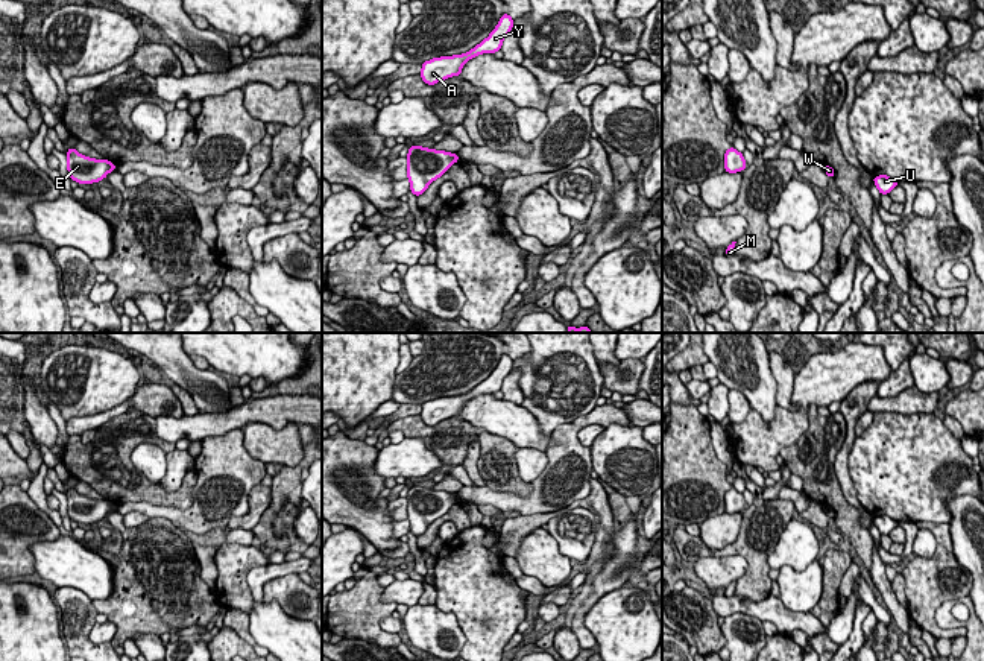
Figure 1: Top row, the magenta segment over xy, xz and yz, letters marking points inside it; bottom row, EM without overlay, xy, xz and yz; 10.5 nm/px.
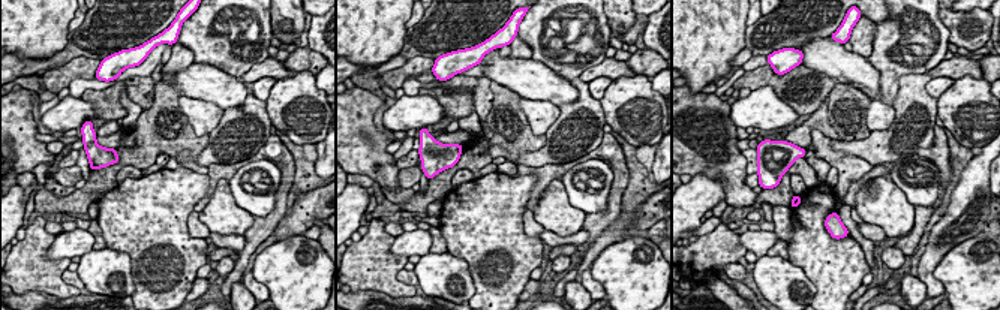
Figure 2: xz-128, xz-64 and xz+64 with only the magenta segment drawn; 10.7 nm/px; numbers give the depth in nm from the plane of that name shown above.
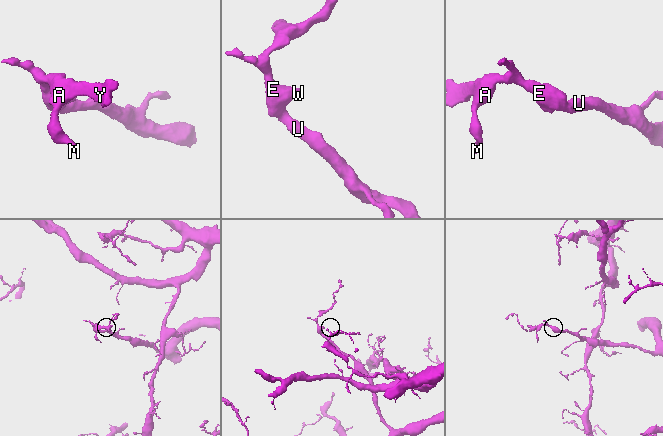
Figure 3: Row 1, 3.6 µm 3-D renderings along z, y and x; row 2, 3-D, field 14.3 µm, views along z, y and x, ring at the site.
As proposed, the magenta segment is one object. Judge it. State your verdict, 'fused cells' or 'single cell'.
single cell

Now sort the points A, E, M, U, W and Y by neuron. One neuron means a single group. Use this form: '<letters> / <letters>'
A E M U W Y

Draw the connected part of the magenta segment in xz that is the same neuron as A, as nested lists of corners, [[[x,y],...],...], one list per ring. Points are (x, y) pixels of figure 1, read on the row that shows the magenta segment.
[[[503,14],[497,27],[490,35],[477,44],[472,50],[463,55],[440,56],[425,61],[421,70],[421,77],[427,85],[436,85],[437,82],[451,76],[460,76],[466,61],[481,53],[495,53],[501,50],[503,40],[510,33],[513,27],[513,18],[509,14]]]

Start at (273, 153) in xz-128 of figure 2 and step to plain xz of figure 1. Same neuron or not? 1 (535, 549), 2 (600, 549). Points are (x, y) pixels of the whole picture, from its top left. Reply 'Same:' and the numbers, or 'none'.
Same: 2

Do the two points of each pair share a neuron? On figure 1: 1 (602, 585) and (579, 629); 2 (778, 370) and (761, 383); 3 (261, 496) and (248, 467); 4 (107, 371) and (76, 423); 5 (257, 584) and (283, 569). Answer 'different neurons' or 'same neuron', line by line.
1: same neuron
2: different neurons
3: different neurons
4: different neurons
5: same neuron

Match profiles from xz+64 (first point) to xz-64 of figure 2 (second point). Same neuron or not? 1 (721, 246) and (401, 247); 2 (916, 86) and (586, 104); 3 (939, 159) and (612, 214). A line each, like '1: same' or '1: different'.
1: different
2: same
3: same

